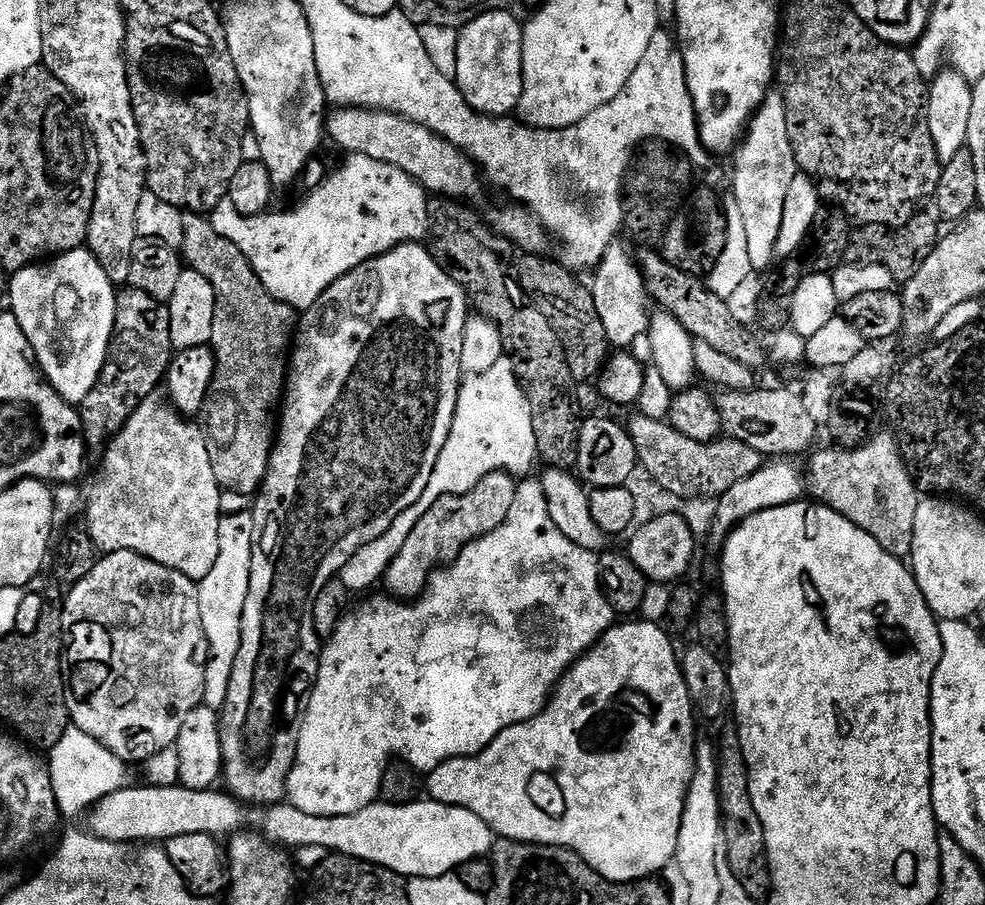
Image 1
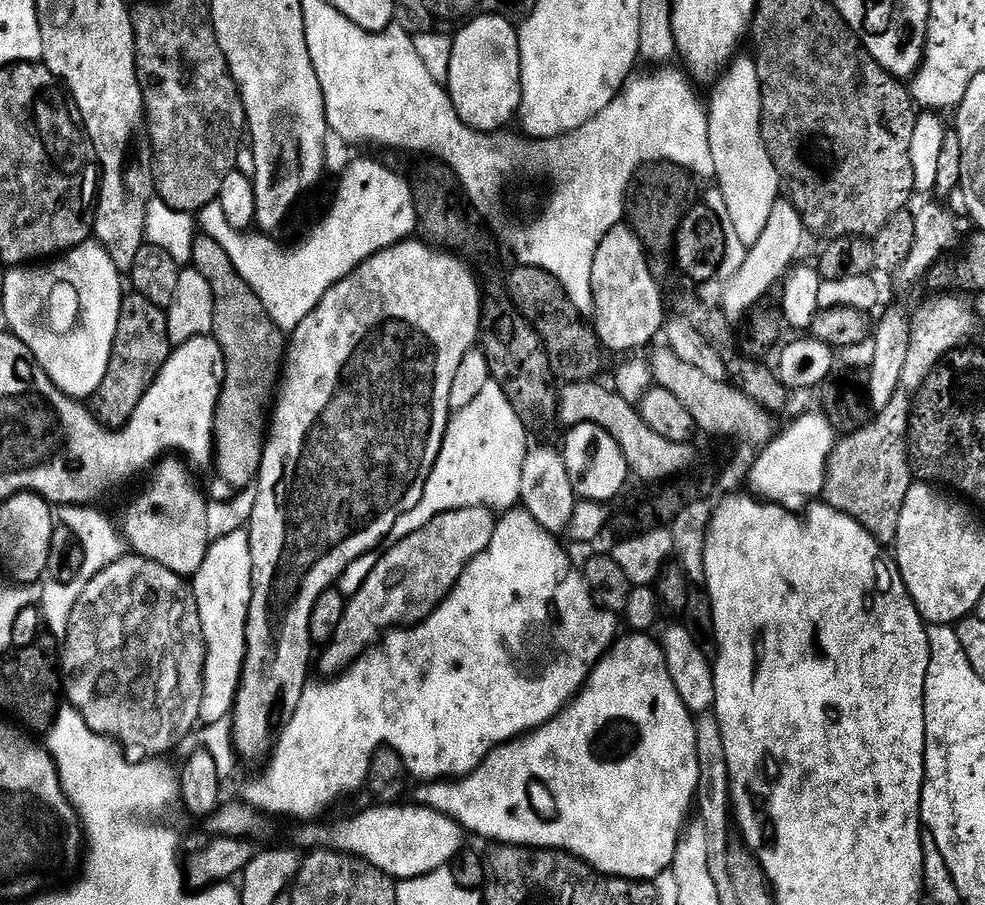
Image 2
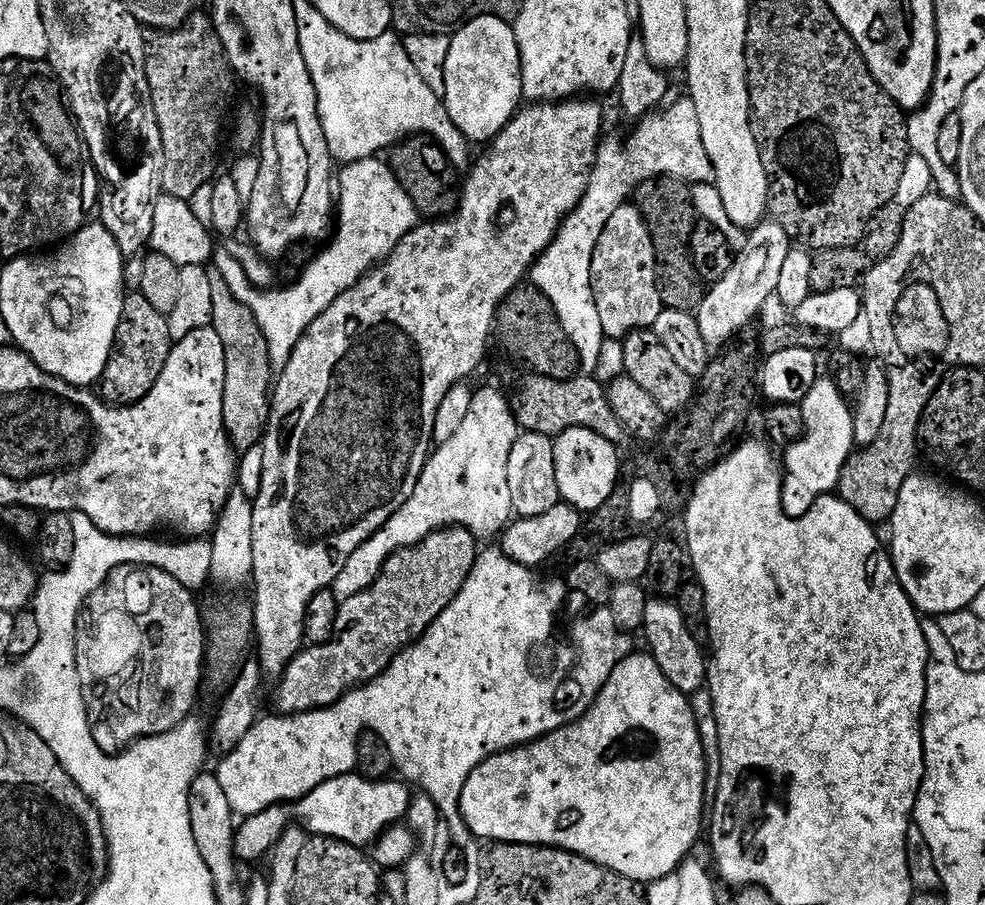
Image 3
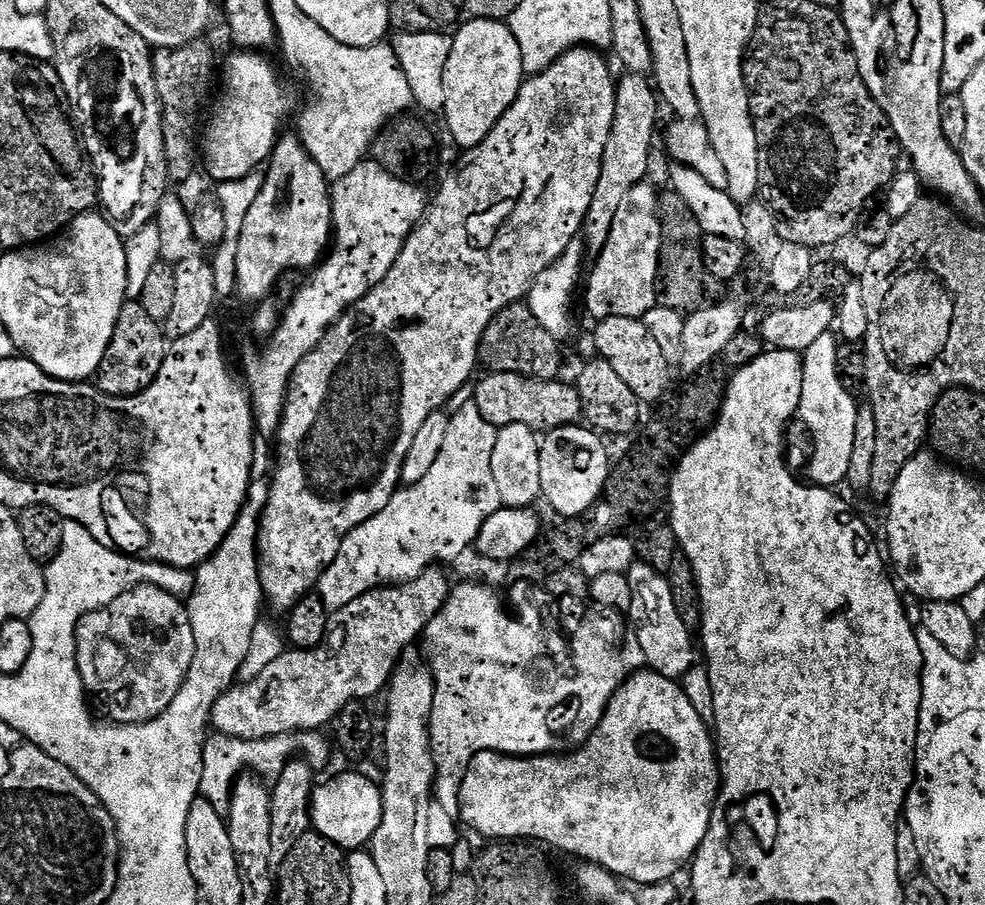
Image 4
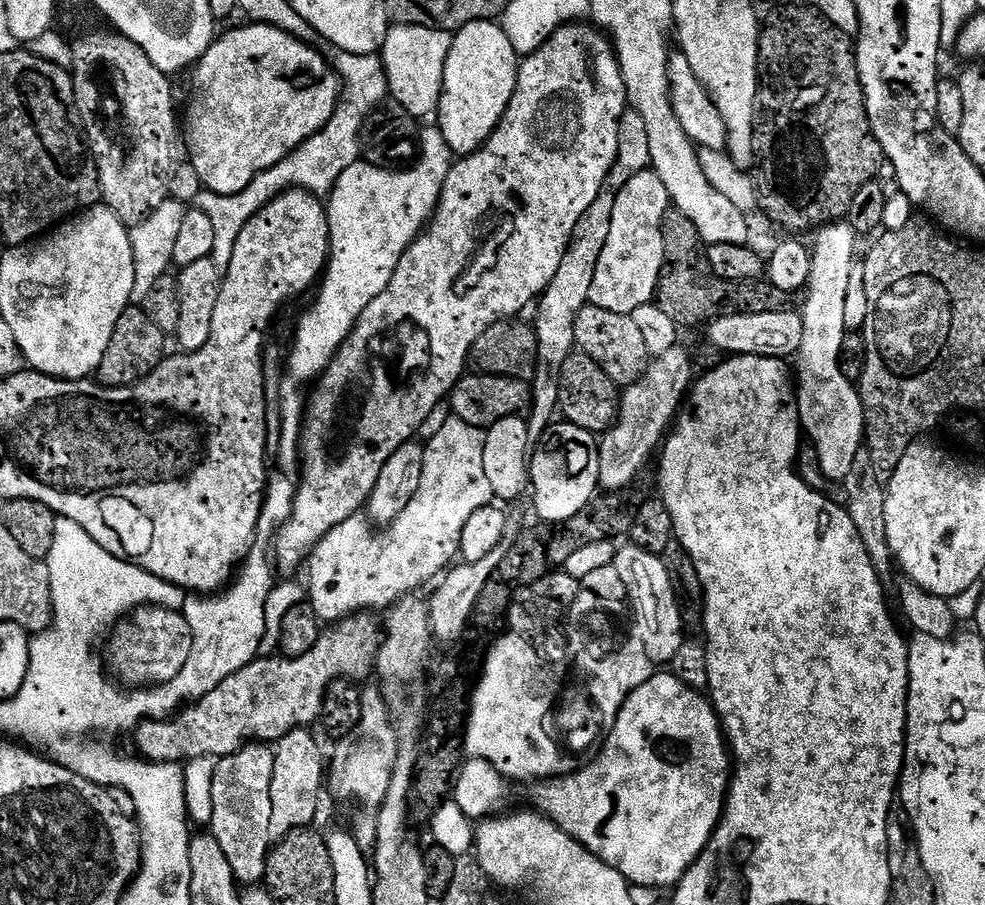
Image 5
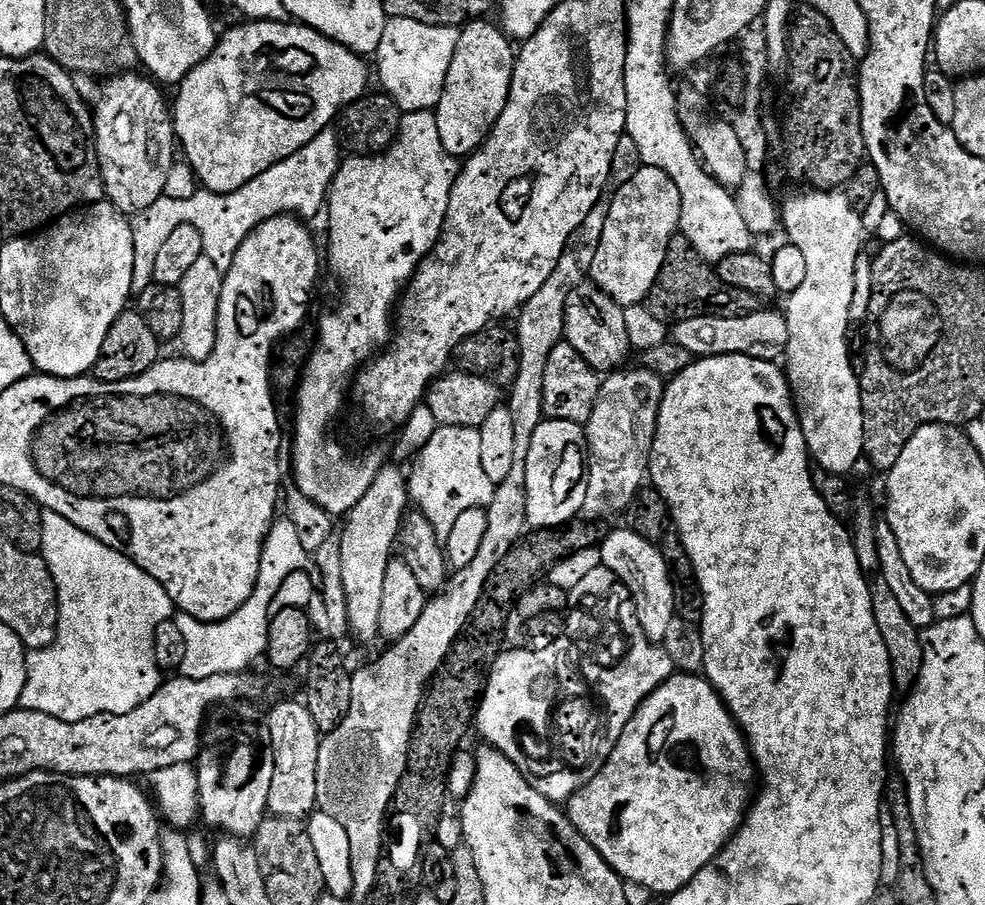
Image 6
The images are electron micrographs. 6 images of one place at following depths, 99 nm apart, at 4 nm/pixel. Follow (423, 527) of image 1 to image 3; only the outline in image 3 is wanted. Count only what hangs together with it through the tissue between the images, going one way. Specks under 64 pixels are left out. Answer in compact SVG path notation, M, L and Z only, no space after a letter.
M449 526L438 532L431 532L421 544L414 548L401 548L382 566L378 578L366 590L354 594L354 598L341 603L336 615L334 634L324 644L308 646L301 650L284 668L284 673L278 678L280 684L276 688L276 704L281 713L295 714L311 712L313 708L328 708L336 704L344 693L368 684L378 678L390 666L392 658L402 649L416 643L424 631L433 624L454 602L458 590L466 582L470 570L476 565L478 555L477 537L473 536L463 526Z

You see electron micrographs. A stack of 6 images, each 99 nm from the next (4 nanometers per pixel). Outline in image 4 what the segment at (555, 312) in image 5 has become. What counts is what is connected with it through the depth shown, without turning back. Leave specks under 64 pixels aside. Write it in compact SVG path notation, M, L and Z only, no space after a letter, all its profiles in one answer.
M628 72L624 75L626 76L623 79L620 78L617 81L614 125L610 128L610 138L607 140L606 150L603 151L603 164L602 170L599 172L598 185L595 186L594 194L591 196L590 210L584 219L584 227L582 229L582 240L585 249L594 256L599 255L605 248L610 228L614 224L614 217L623 199L626 198L634 186L643 183L647 177L645 175L648 172L648 162L652 154L652 144L658 122L660 100L653 83L640 72Z

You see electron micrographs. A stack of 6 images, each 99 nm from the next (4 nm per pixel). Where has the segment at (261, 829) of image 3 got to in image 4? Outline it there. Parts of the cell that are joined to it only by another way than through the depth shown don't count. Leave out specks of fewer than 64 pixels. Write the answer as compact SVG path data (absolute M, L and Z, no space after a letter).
M344 772L313 789L309 808L313 831L335 842L345 852L359 851L371 843L381 825L383 805L383 789L377 781L356 772Z

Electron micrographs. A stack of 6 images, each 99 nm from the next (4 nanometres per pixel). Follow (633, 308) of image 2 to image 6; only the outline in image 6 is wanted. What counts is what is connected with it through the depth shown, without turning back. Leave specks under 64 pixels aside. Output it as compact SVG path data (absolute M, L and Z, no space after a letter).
M642 167L621 189L612 192L610 216L602 233L602 240L595 255L590 280L597 284L601 292L605 292L611 300L618 302L621 308L629 308L635 304L644 304L650 290L662 270L662 262L668 253L672 237L677 235L682 214L682 194L678 194L678 186L662 170Z

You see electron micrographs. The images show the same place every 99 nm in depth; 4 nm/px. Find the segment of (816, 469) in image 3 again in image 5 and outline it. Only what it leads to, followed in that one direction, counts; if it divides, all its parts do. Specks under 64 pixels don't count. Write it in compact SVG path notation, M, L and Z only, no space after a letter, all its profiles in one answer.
M847 222L825 224L815 233L816 241L811 241L812 269L802 307L804 318L804 333L802 346L795 361L796 368L800 371L798 387L796 388L796 406L800 410L800 423L807 439L818 450L818 458L822 462L822 470L828 475L829 481L842 482L850 465L858 454L858 450L865 443L864 439L864 408L860 404L860 394L857 385L848 380L840 369L840 351L842 338L845 334L843 315L845 313L846 294L849 289L850 272L856 256L856 241L858 235Z

